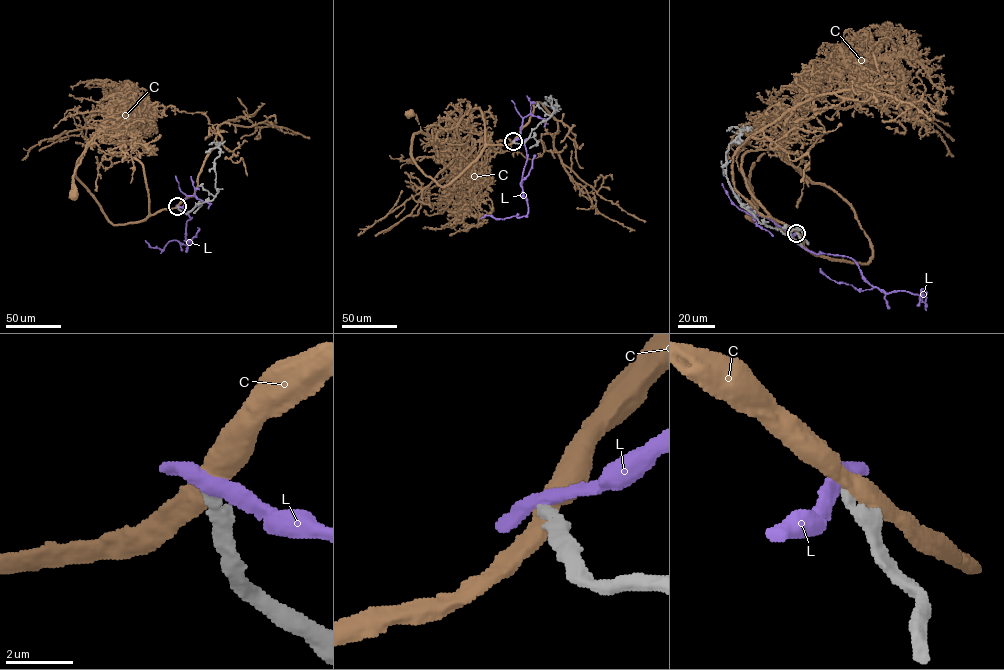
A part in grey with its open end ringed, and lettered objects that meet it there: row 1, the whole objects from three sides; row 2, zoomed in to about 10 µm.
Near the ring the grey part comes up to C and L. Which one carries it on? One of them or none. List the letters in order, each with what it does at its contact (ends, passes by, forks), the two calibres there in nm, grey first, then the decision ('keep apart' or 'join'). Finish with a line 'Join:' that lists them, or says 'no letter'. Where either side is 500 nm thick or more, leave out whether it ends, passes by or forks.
C: 480/500 nm | keep apart
L: it passes by | 340/420 nm | keep apart
Join: no letter

